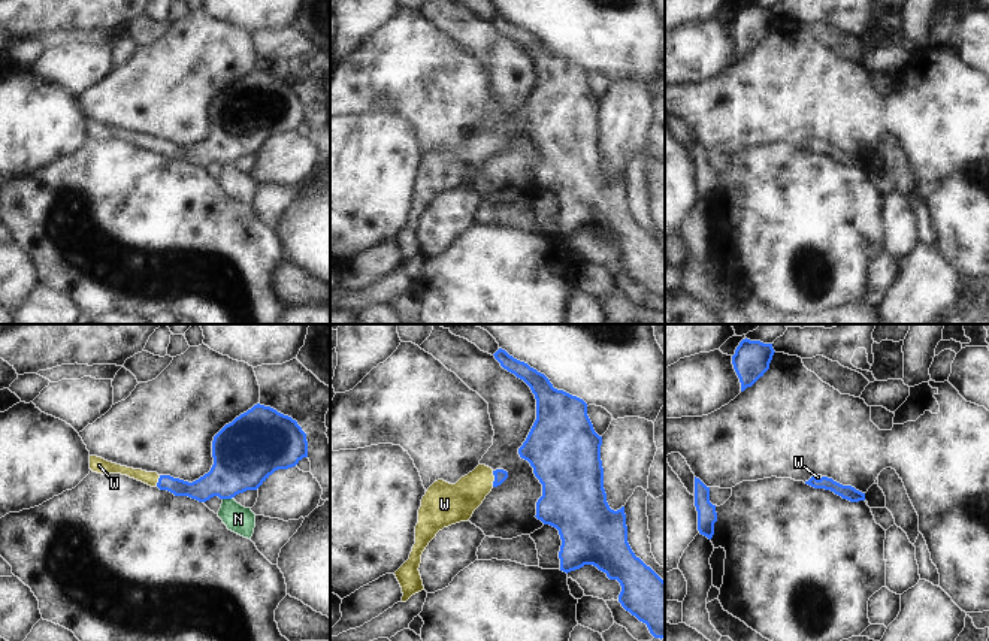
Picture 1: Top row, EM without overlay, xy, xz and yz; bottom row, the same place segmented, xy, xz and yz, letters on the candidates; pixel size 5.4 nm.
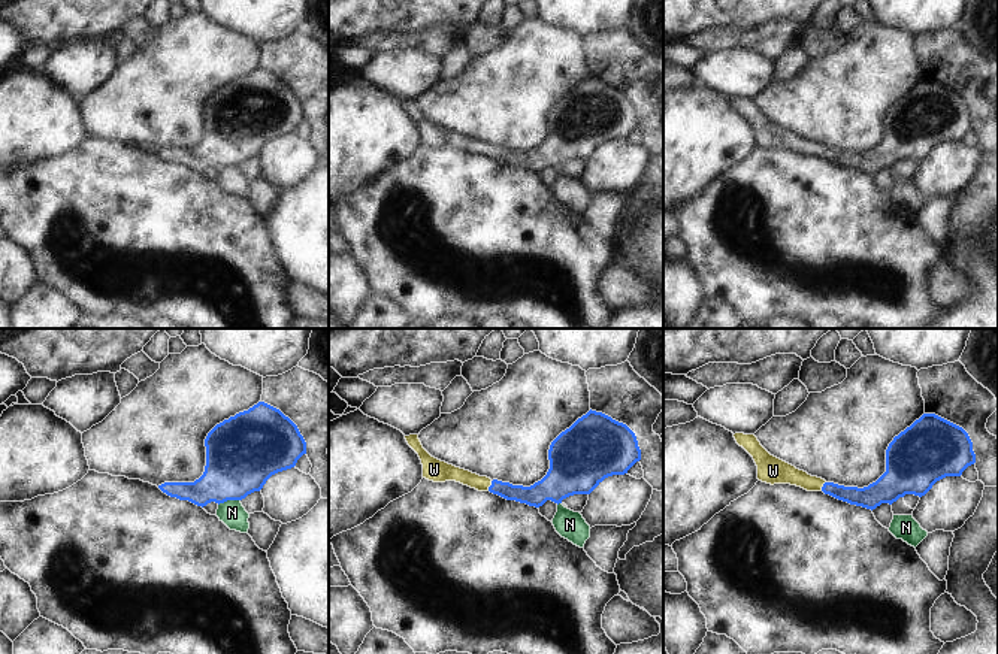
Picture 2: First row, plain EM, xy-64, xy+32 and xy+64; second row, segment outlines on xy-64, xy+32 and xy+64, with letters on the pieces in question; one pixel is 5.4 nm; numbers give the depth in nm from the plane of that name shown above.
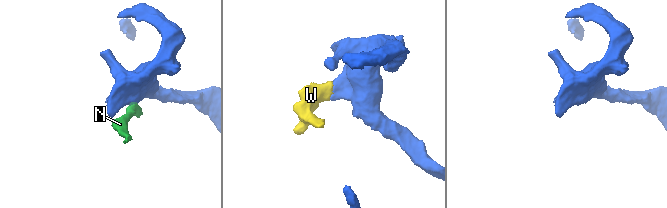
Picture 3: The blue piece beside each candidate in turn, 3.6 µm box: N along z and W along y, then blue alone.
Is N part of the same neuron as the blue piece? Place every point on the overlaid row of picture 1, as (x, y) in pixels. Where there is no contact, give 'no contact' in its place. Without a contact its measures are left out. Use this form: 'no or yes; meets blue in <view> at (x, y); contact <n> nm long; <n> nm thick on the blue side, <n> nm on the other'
no; meets blue in xy at (227, 498); contact 60 nm long; 340 nm thick on the blue side, 150 nm on the other

